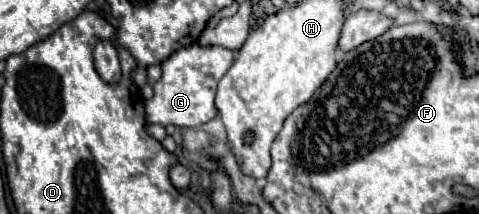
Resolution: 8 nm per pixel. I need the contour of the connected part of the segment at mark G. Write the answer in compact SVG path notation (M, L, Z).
M189 45L185 49L175 51L167 61L161 63L163 75L153 85L155 95L145 101L145 119L147 125L175 125L175 127L199 127L211 121L217 115L213 105L215 89L219 79L233 63L233 51L225 47L199 47Z

